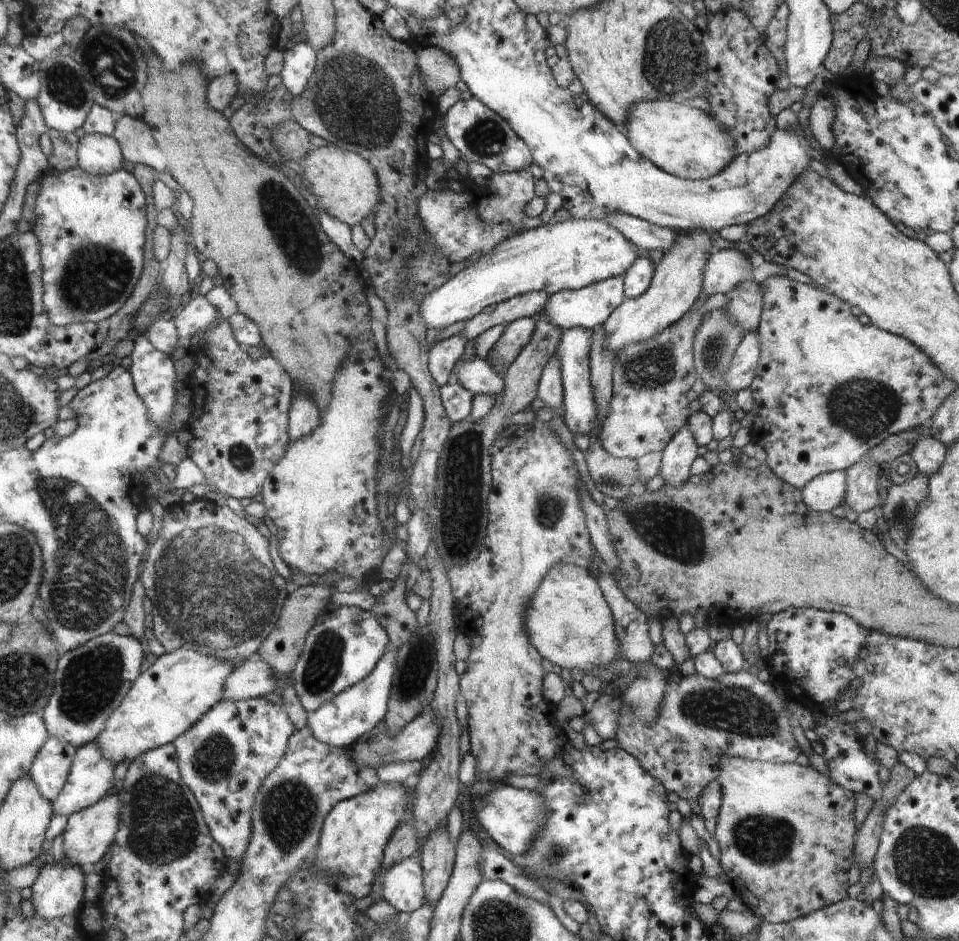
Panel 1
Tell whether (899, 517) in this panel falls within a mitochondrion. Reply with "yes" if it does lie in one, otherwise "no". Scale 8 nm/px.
yes

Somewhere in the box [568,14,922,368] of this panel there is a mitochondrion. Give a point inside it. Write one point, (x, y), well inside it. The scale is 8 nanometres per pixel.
(670, 65)

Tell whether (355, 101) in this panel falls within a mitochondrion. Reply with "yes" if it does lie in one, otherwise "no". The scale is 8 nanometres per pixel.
yes

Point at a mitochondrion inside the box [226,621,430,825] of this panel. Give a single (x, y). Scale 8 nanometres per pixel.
(326, 662)

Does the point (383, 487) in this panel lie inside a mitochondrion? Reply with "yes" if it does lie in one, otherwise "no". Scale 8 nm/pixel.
no

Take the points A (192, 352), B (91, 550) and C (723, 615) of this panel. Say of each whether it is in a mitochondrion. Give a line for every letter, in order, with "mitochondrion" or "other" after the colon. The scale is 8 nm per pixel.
A: other
B: mitochondrion
C: other

